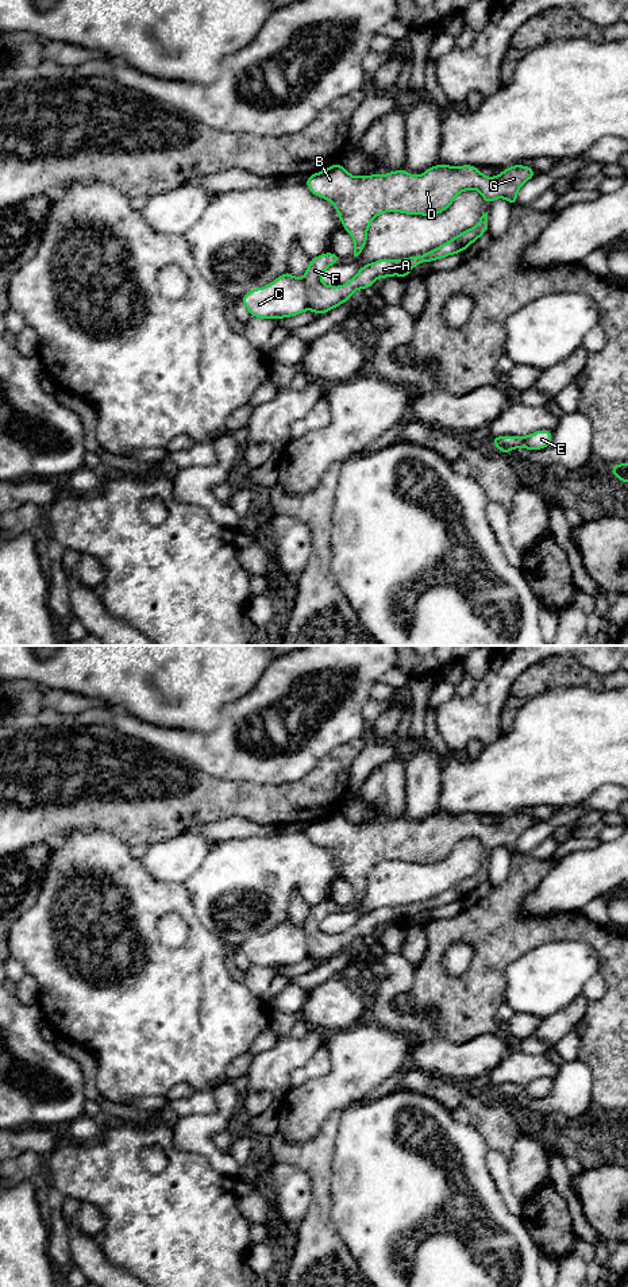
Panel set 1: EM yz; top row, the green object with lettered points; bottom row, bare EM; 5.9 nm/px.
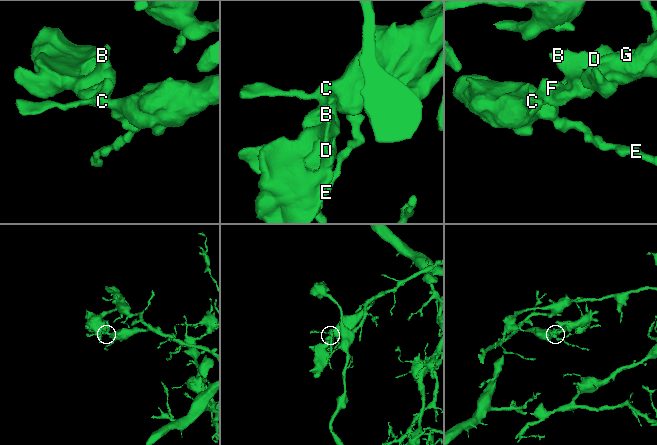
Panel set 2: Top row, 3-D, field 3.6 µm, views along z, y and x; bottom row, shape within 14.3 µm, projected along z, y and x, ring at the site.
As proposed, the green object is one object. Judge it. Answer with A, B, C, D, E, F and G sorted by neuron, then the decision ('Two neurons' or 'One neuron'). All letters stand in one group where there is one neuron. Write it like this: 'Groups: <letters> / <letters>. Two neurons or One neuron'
Groups: A B D F G / C E. Two neurons

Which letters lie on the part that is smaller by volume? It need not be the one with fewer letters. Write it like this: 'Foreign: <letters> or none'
Foreign: A, B, D, F, G

